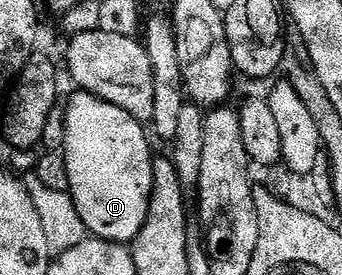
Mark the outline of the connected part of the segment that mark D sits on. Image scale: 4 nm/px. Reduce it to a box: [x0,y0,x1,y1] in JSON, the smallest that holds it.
[61,92,153,242]

